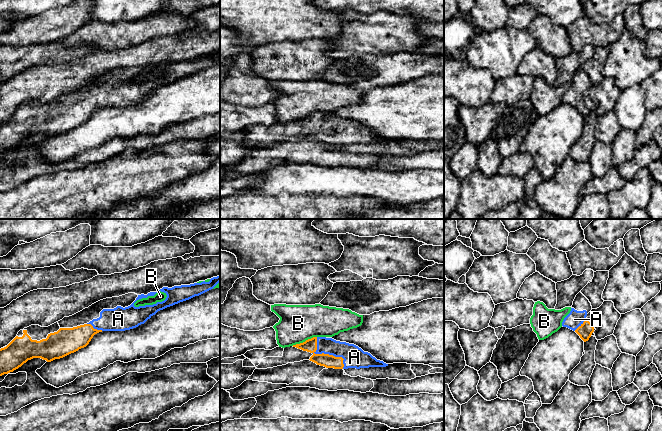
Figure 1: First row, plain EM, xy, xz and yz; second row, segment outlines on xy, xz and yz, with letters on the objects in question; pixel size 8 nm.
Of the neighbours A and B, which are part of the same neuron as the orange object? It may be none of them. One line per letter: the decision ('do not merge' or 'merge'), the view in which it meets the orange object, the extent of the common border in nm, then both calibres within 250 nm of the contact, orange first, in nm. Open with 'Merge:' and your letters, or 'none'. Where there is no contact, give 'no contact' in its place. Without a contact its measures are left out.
Merge: A
A: merge; meets orange in xz; contact 340 nm long; 110 nm thick on the orange side, 180 nm on the other
B: do not merge; meets orange in xz; contact 220 nm long; 110 nm thick on the orange side, 300 nm on the other

